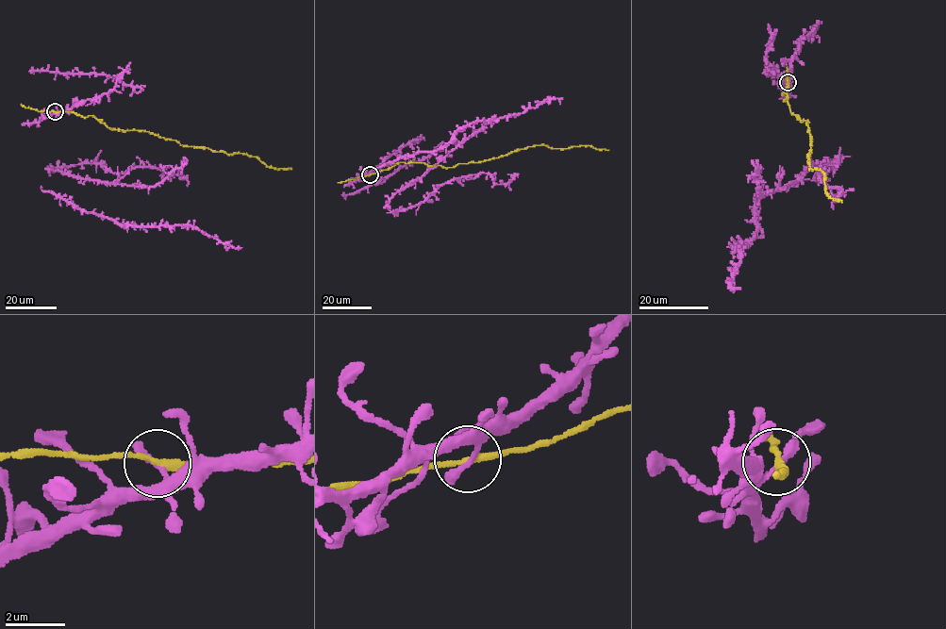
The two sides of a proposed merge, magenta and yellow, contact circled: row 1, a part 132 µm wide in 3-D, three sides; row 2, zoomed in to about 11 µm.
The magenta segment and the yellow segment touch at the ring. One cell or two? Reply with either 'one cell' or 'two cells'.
two cells

